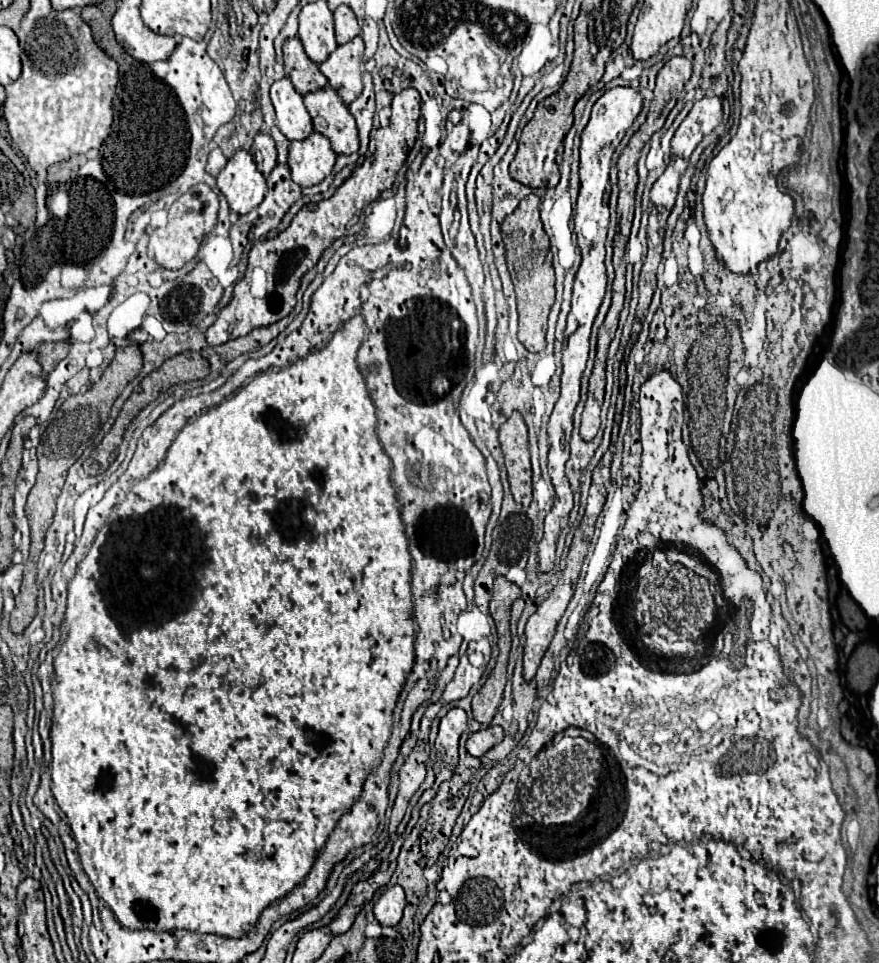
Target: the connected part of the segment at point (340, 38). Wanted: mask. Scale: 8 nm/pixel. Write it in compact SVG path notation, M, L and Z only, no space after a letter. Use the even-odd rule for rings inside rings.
M339 6L335 12L335 36L337 36L337 44L347 44L349 40L353 40L361 28L357 24L357 18L353 14L353 10L349 6Z

